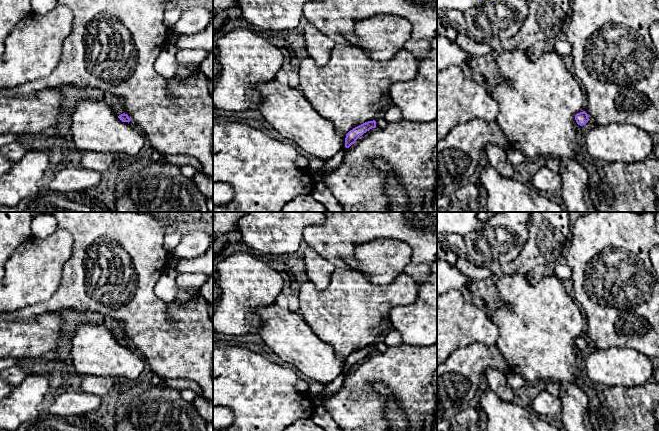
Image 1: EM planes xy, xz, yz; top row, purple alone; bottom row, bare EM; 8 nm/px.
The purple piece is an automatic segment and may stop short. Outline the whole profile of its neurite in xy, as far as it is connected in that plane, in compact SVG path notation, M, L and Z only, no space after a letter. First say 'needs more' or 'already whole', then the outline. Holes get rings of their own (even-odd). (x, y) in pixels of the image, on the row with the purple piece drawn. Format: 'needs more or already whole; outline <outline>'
needs more; outline M63 85L60 87L63 94L69 101L76 105L84 100L103 100L106 101L114 110L115 114L122 122L130 122L131 119L125 113L124 108L117 97L106 93L102 89L95 87L78 87L74 85Z

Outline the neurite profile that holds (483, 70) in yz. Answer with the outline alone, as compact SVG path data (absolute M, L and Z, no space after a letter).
M495 53L463 62L459 67L462 69L465 77L484 87L490 94L499 84L507 82L499 73Z

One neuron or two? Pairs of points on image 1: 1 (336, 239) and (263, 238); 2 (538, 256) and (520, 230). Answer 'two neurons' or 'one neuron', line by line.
1: two neurons
2: two neurons

